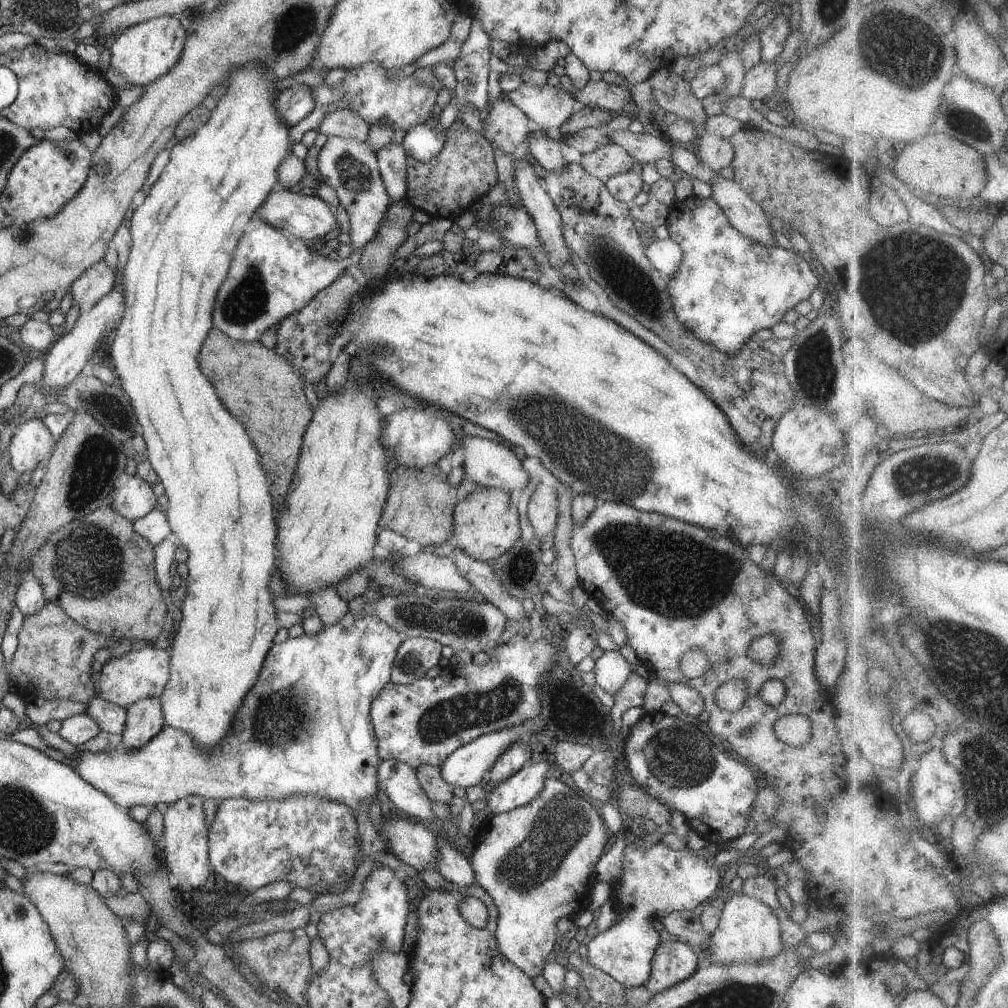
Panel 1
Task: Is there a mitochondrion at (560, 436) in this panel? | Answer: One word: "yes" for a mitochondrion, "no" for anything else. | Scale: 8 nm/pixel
yes

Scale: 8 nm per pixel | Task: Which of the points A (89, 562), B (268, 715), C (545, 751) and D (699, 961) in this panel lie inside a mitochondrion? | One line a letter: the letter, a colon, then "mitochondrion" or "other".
A: mitochondrion
B: mitochondrion
C: other
D: other

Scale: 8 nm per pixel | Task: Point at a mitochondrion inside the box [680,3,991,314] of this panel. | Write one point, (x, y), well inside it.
(899, 44)

